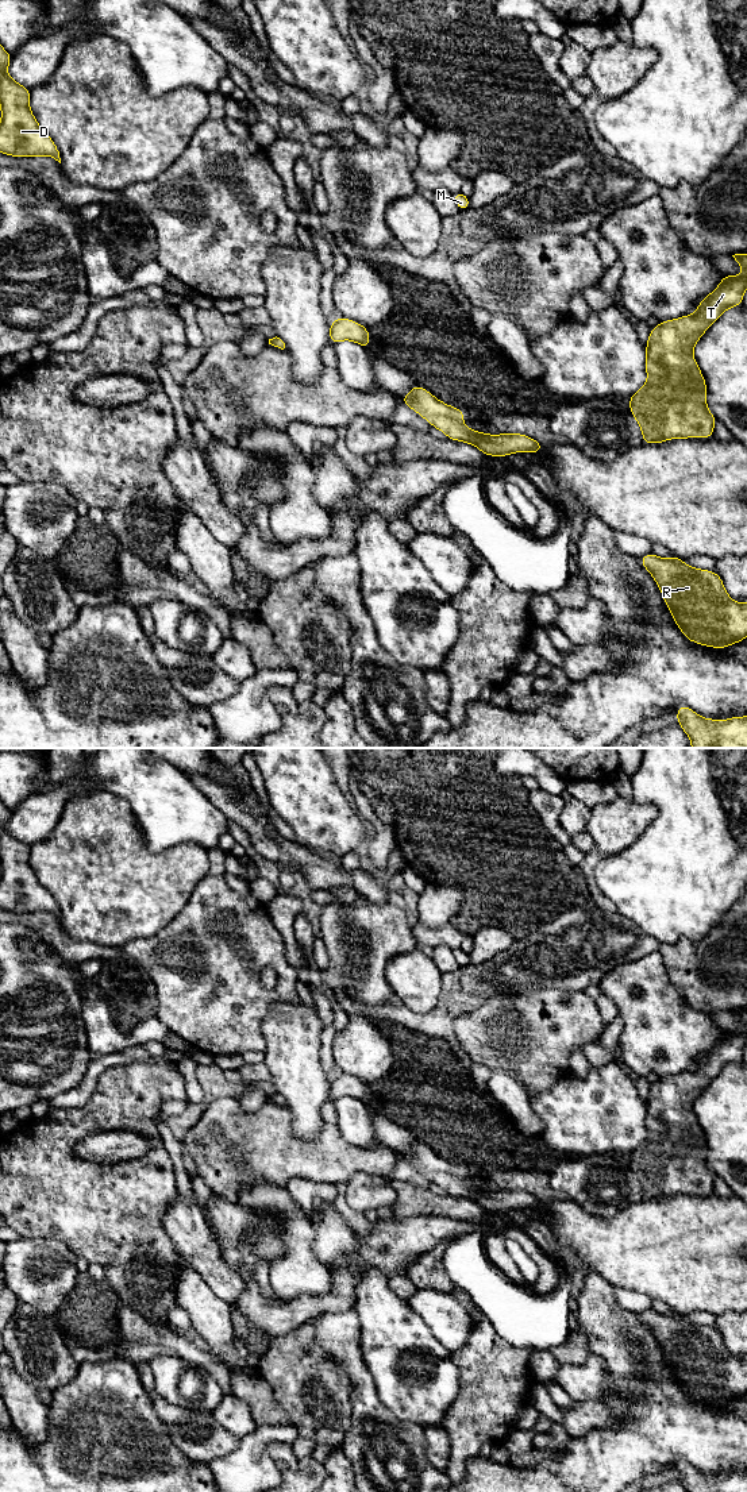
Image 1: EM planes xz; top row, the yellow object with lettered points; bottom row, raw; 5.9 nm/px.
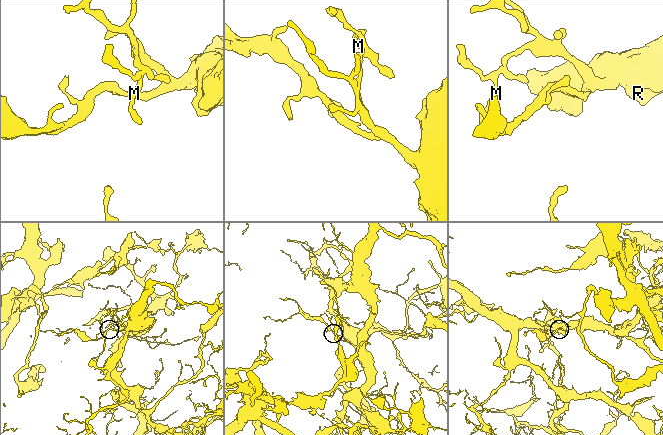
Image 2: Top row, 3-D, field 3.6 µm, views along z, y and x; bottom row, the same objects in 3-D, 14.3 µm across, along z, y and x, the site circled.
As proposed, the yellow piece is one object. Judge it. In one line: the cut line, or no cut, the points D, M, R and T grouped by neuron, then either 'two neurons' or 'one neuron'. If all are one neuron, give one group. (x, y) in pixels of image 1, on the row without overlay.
cut none; groups D M R T; one neuron

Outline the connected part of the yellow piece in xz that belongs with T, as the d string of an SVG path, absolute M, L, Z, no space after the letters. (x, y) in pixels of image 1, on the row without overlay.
M747 1009L735 1010L732 1013L746 1028L744 1032L723 1032L720 1041L701 1056L693 1071L662 1077L650 1087L650 1094L646 1099L646 1129L648 1136L640 1146L628 1154L629 1167L642 1185L643 1199L654 1200L667 1198L669 1195L686 1194L712 1195L713 1192L713 1183L717 1176L706 1164L706 1140L697 1118L693 1115L693 1104L709 1082L716 1077L725 1065L736 1064L743 1057L743 1050L747 1045Z

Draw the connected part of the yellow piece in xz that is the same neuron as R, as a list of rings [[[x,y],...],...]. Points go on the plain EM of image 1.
[[[651,1308],[639,1315],[655,1335],[677,1383],[689,1397],[727,1404],[747,1393],[747,1360],[731,1356],[715,1327],[686,1322],[678,1312],[662,1315]]]

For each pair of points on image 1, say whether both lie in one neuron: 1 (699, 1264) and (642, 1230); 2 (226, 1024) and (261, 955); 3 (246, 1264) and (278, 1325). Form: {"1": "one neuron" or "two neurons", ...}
{"1": "one neuron", "2": "one neuron", "3": "one neuron"}

